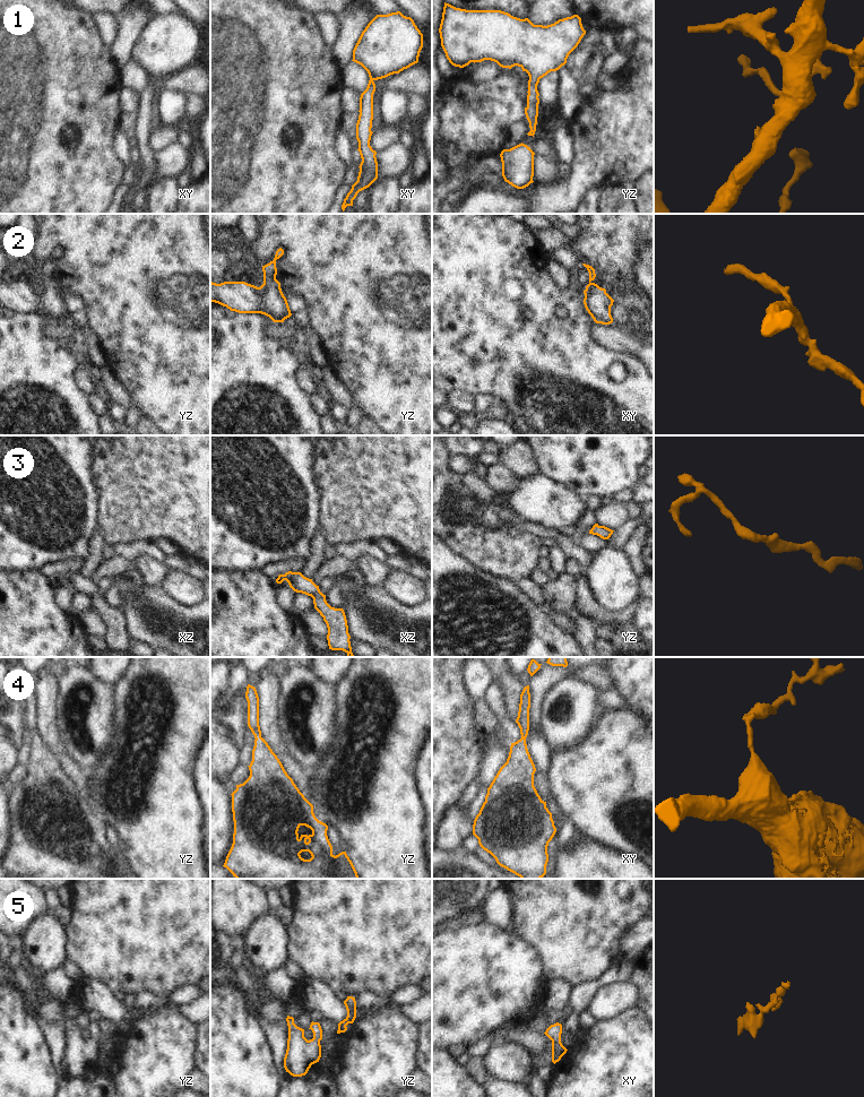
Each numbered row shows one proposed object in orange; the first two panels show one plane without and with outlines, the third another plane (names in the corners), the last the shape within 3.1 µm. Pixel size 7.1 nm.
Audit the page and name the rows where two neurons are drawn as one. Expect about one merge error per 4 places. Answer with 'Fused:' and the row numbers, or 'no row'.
Fused: no row

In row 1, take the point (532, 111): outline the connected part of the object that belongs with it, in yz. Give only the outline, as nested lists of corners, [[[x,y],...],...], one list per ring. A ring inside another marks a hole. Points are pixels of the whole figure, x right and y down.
[[[444,2],[439,33],[446,57],[455,67],[464,68],[470,62],[491,60],[502,68],[511,69],[518,66],[528,74],[525,114],[530,128],[527,135],[534,137],[538,116],[539,79],[567,63],[569,54],[578,46],[586,31],[578,15],[543,26],[534,25],[528,18],[520,19],[501,10],[466,10]]]

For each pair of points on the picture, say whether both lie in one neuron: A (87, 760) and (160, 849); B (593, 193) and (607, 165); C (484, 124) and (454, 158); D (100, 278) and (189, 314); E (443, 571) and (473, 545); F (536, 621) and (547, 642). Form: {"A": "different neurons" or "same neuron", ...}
{"A": "different neurons", "B": "different neurons", "C": "different neurons", "D": "same neuron", "E": "different neurons", "F": "same neuron"}

